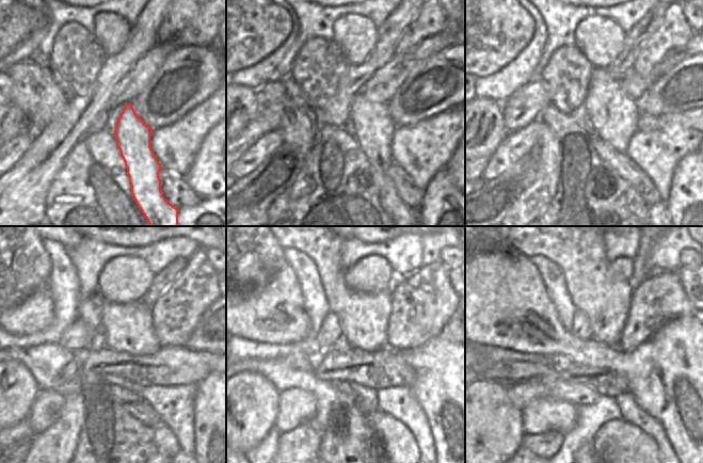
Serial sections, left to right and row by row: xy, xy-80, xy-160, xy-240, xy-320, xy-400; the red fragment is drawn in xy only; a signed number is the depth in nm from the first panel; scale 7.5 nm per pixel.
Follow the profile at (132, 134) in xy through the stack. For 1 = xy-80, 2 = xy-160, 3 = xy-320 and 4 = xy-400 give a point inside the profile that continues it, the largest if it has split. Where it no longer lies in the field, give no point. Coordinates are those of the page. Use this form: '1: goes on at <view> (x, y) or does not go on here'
1: goes on at xy-80 (369, 122)
2: goes on at xy-160 (612, 114)
3: goes on at xy-320 (364, 318)
4: goes on at xy-400 (577, 248)

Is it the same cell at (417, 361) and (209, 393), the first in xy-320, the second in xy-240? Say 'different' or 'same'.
same

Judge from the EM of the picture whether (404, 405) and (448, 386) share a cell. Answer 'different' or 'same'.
different

